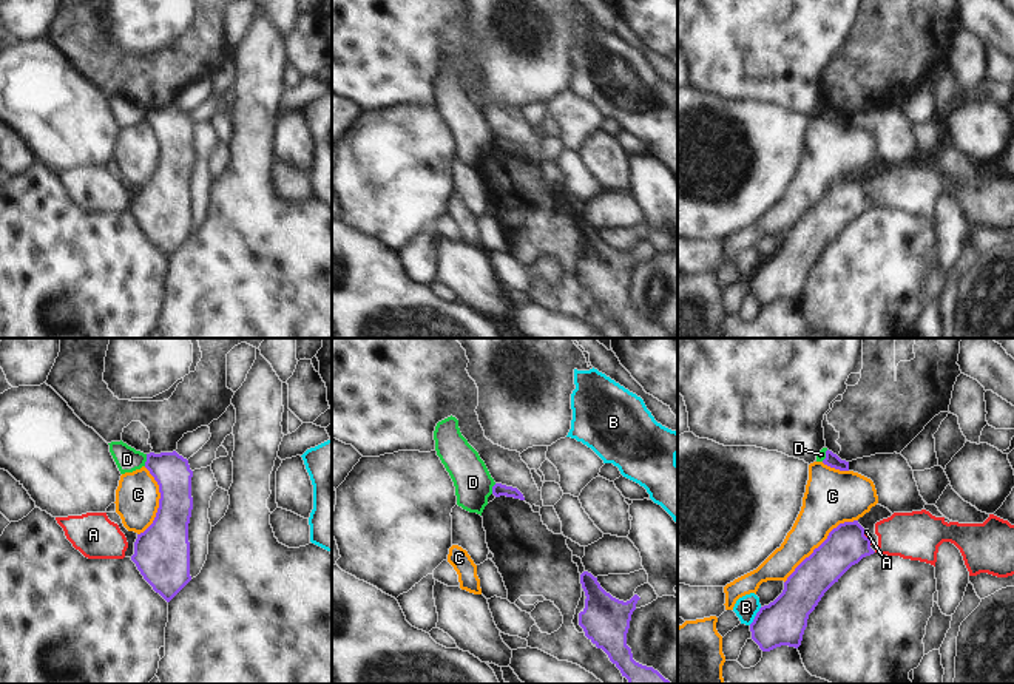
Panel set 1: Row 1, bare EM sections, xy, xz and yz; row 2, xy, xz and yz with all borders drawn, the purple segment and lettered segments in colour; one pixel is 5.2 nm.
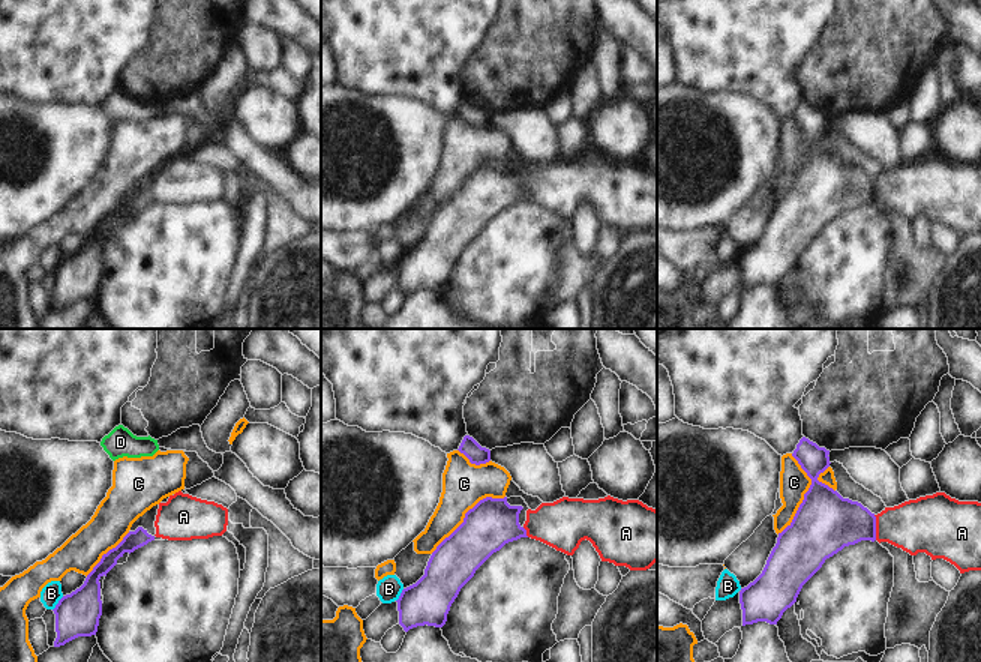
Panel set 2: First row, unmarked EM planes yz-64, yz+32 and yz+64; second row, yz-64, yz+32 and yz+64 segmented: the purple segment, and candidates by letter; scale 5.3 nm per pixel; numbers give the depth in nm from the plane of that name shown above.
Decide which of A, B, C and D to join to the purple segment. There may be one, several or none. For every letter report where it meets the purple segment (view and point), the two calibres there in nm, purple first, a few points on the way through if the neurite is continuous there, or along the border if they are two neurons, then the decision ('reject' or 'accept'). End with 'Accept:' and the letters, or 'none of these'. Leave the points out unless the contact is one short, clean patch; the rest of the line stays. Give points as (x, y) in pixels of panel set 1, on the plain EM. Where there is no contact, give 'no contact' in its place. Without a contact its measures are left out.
A: meets purple in yz at (863, 189); 220 nm thick on the purple side, 30 nm on the other; border along yz (863, 184), (868, 192); reject
B: meets purple in yz at (755, 270); 240 nm thick on the purple side, 120 nm on the other; reject
C: meets purple in yz at (821, 198); 220 nm thick on the purple side, 280 nm on the other; reject
D: meets purple in xy at (147, 115); 190 nm thick on the purple side, 130 nm on the other; border along xy (147, 108), (144, 119); reject
Accept: none of these

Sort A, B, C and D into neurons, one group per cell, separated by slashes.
A / B / C / D

